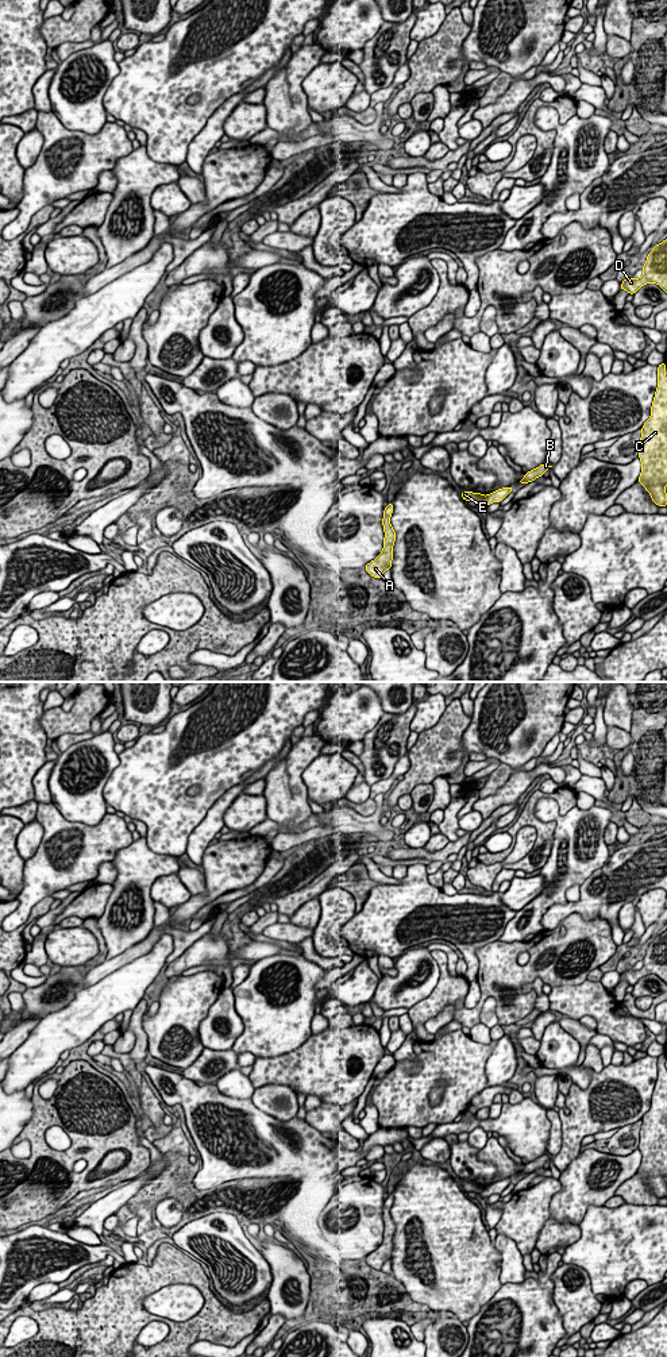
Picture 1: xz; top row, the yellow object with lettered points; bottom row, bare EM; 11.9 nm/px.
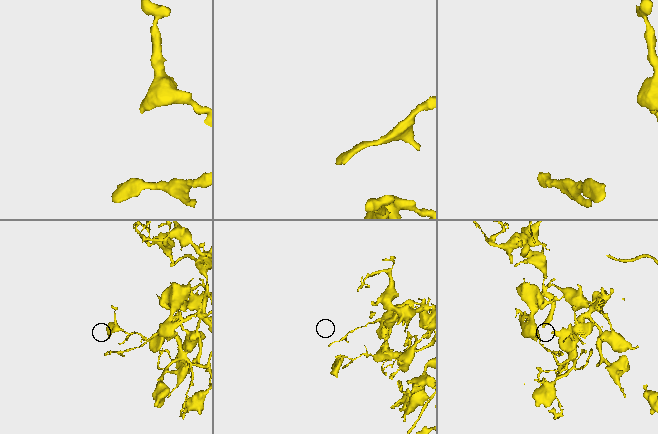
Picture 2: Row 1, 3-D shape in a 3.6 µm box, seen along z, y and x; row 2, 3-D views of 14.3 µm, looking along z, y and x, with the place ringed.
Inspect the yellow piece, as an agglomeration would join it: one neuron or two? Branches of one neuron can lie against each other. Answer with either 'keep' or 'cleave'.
cleave

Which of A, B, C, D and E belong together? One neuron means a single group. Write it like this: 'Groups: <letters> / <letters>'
Groups: A E / B C D

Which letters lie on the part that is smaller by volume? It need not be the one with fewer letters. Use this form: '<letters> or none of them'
A, E

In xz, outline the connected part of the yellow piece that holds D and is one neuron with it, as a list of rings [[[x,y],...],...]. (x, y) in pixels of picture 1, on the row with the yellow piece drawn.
[[[667,239],[652,248],[641,267],[644,274],[640,278],[625,278],[620,290],[635,294],[641,286],[656,284],[667,293]]]

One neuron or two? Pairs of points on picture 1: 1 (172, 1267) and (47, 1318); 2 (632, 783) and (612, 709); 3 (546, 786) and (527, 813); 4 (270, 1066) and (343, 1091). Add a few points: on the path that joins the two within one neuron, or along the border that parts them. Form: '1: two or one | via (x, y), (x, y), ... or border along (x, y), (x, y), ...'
1: one | via (141, 1280), (100, 1319), (78, 1319)
2: two | border along (628, 696), (633, 709), (632, 732)
3: two | border along (559, 787), (552, 791), (539, 790)
4: one | via (288, 1070), (322, 1070), (326, 1074)

